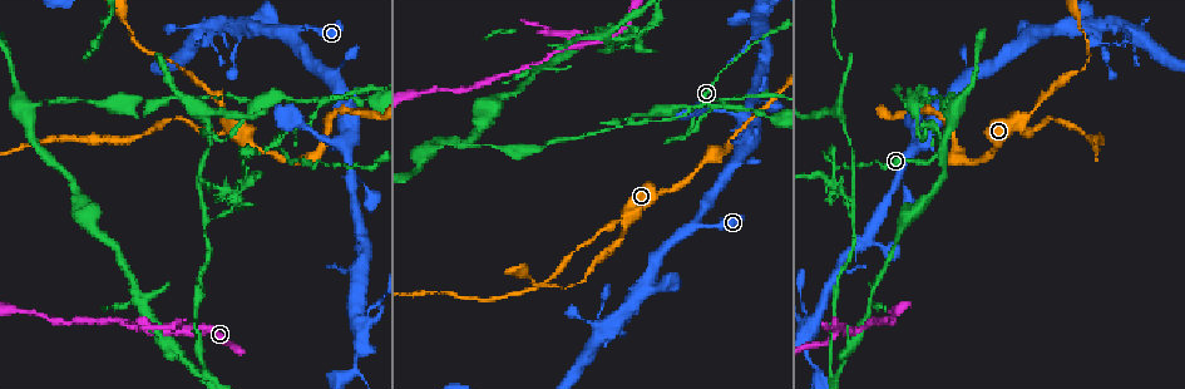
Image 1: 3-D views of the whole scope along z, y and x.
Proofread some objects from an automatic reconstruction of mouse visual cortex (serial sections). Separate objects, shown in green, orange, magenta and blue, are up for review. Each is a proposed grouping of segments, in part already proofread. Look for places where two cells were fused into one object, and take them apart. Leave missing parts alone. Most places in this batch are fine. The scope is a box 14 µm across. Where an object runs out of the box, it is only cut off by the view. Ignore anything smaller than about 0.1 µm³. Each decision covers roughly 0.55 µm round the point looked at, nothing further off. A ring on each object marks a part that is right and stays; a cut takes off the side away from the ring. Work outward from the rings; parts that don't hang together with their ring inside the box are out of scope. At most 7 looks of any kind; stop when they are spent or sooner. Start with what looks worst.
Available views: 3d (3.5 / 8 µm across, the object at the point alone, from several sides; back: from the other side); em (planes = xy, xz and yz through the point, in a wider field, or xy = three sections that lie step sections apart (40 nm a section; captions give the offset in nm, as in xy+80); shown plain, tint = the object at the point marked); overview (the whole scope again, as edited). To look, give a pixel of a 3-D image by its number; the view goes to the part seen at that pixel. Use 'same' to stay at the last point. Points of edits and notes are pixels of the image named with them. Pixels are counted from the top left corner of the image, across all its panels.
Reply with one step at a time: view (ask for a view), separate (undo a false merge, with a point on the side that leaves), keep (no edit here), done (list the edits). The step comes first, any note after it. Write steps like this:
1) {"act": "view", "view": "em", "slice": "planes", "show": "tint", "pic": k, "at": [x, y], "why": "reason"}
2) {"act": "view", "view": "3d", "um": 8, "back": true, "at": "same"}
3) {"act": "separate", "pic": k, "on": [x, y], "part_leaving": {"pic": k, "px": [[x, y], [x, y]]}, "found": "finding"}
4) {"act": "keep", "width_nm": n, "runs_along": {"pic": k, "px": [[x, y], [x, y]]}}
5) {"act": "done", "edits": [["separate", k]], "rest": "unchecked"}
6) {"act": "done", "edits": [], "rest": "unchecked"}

{"act": "view", "view": "3d", "um": 3.5, "pic": 1, "at": [275, 143], "why": "sharp bend"}

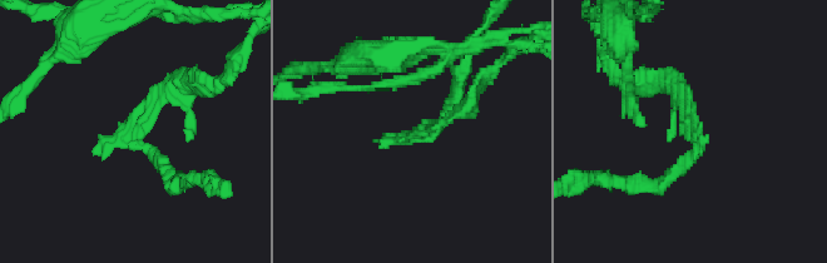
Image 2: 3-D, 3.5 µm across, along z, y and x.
{"act": "view", "view": "em", "slice": "planes", "show": "tint", "pic": 2, "at": [137, 140], "why": "need the tissue"}

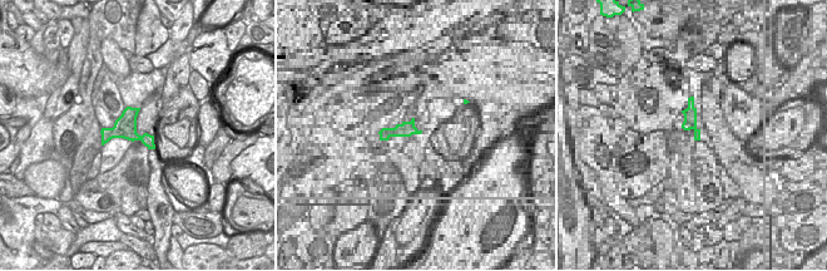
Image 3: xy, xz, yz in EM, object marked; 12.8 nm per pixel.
{"act": "keep", "found": "one cell here"}

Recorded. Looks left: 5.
{"act": "view", "view": "3d", "um": 3.5, "pic": 1, "at": [903, 105]}

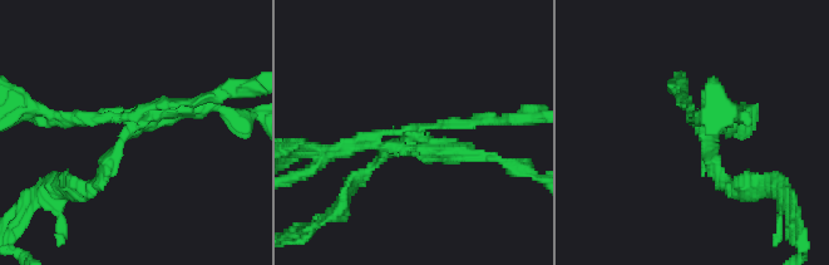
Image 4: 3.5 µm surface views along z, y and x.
{"act": "view", "view": "em", "slice": "xy", "step": 2, "show": "tint", "pic": 4, "at": [703, 137], "arms": 4, "arm_widths_nm": [100, 150, 150, 200], "why": "shape alone is not enough"}

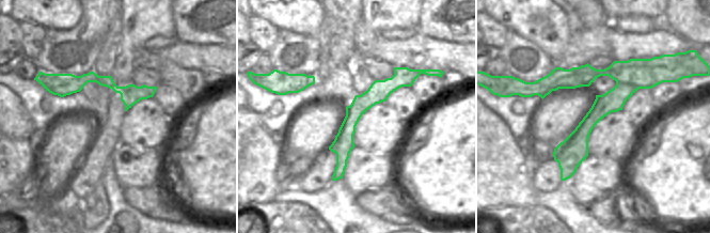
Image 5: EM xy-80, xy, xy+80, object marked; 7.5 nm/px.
{"act": "keep", "runs_along": {"pic": 4, "px": [[739, 186], [712, 166], [712, 121]]}, "found": "continuous, no second cell"}

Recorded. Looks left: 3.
{"act": "view", "view": "3d", "um": 3.5, "pic": 1, "at": [844, 329], "why": "branch point"}

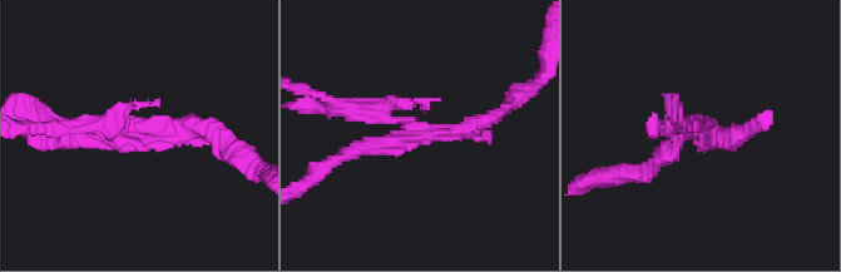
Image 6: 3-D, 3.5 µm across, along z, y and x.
{"act": "view", "view": "em", "slice": "planes", "show": "tint", "pic": 6, "at": [122, 135], "why": "now the EM"}

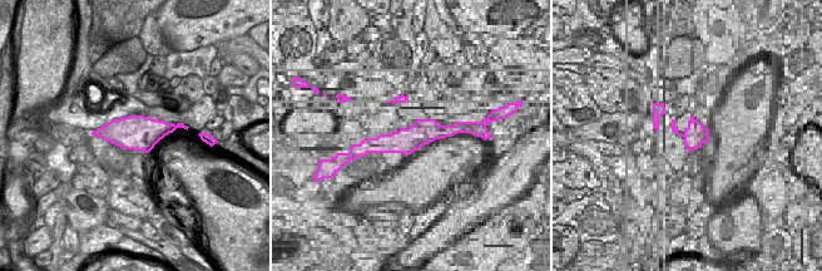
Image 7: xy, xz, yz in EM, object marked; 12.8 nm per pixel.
{"act": "separate", "pic": 6, "on": [370, 103], "part_leaving": {"pic": 6, "px": [[400, 125], [377, 109], [315, 107]]}, "found": "two cells meet here"}

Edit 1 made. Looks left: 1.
{"act": "done", "edits": [["separate", 6]], "rest": "unchecked"}

